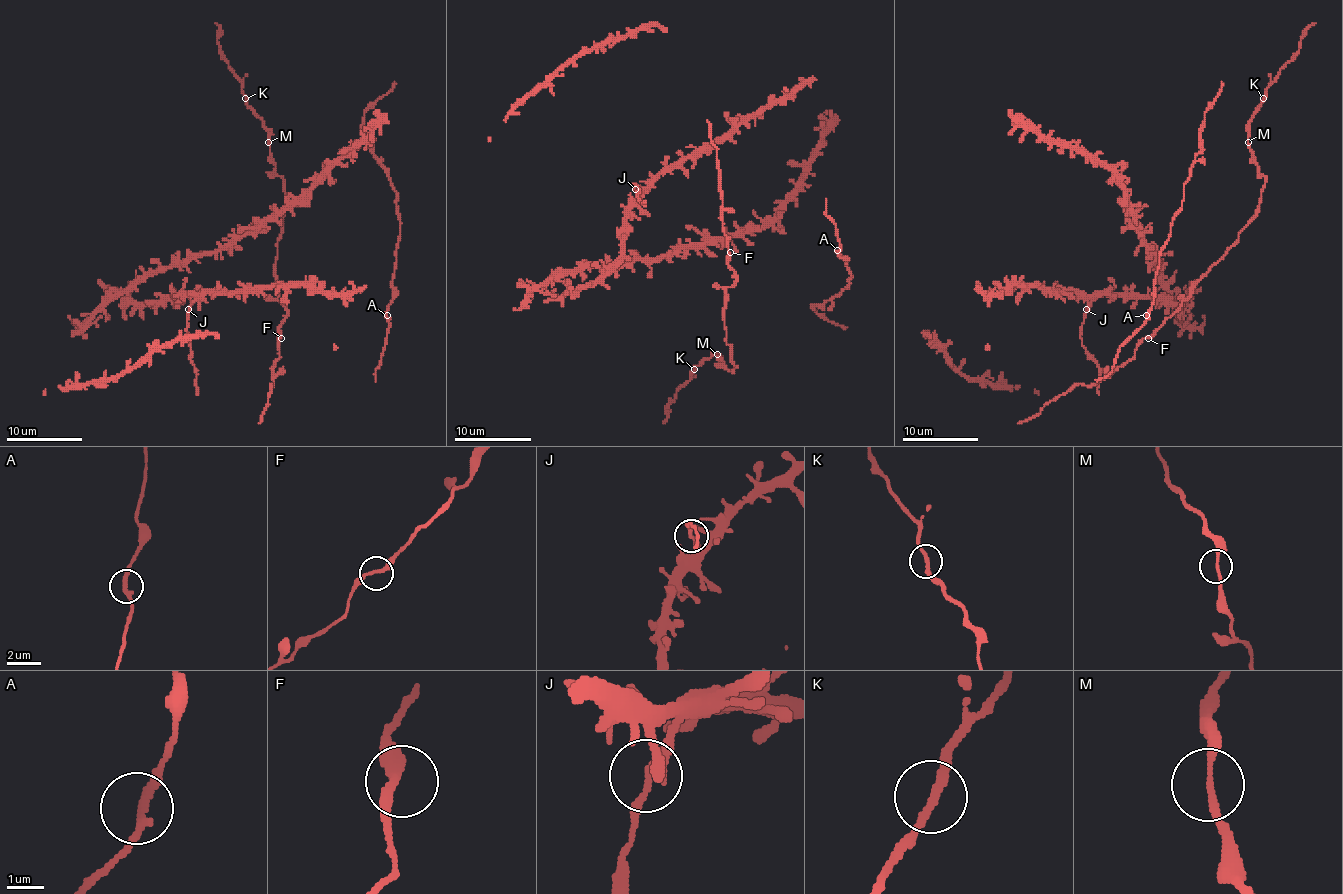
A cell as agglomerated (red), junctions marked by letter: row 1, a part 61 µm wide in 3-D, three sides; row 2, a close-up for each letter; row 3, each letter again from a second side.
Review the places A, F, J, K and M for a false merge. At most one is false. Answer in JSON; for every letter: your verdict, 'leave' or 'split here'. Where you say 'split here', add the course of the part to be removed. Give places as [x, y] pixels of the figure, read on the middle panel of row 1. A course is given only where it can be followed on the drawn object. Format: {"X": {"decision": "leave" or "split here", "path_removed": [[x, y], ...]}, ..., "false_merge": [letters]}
{"A": {"decision": "leave"}, "F": {"decision": "leave"}, "J": {"decision": "split here", "path_removed": [[636, 189], [636, 183], [638, 197], [646, 202]]}, "K": {"decision": "leave"}, "M": {"decision": "leave"}, "false_merge": ["J"]}

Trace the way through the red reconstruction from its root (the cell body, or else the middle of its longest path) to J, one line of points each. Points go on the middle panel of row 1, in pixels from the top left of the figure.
J: (561, 281), (575, 291), (586, 289), (621, 254), (624, 210), (638, 197), (636, 189)

